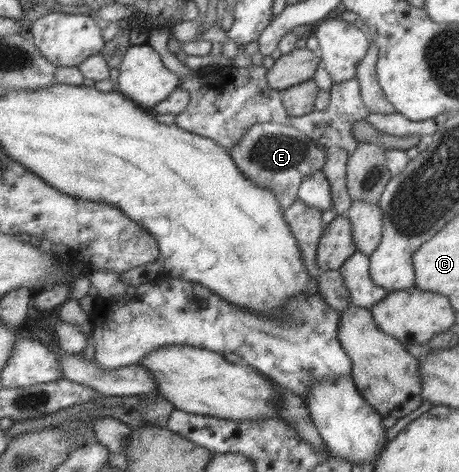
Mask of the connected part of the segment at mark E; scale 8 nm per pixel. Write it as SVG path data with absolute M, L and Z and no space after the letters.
M277 122L253 124L228 151L242 177L260 189L270 191L282 211L297 200L296 191L304 177L321 171L327 153L296 128Z

